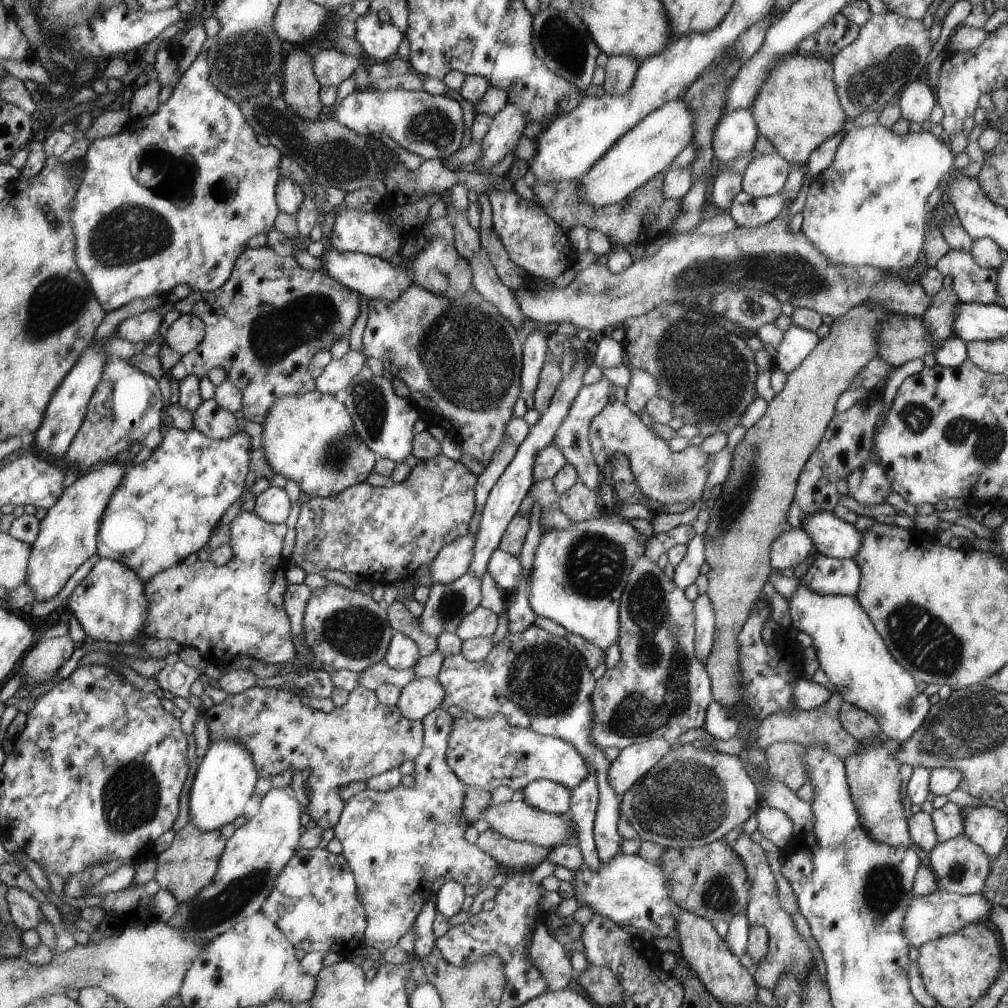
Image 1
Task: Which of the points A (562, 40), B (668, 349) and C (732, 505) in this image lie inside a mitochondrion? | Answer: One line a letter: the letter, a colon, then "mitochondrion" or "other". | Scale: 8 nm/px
A: mitochondrion
B: mitochondrion
C: mitochondrion

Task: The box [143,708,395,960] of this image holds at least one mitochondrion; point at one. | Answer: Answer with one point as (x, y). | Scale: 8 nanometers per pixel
(236, 895)

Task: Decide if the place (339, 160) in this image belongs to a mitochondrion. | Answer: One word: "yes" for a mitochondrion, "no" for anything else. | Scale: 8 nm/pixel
yes

